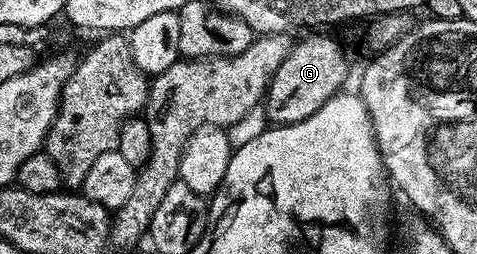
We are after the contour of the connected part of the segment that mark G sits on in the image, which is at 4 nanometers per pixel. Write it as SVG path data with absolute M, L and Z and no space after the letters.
M308 34L305 40L293 43L282 66L273 73L262 99L264 115L273 125L297 124L314 114L327 100L345 87L348 80L348 60L340 44L332 36Z

